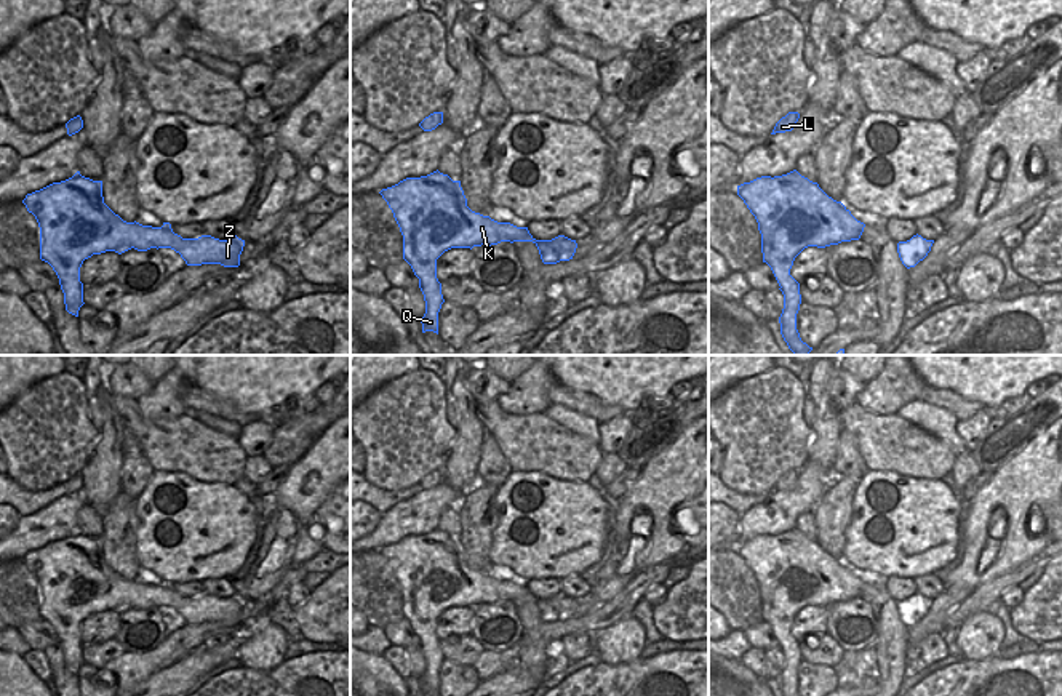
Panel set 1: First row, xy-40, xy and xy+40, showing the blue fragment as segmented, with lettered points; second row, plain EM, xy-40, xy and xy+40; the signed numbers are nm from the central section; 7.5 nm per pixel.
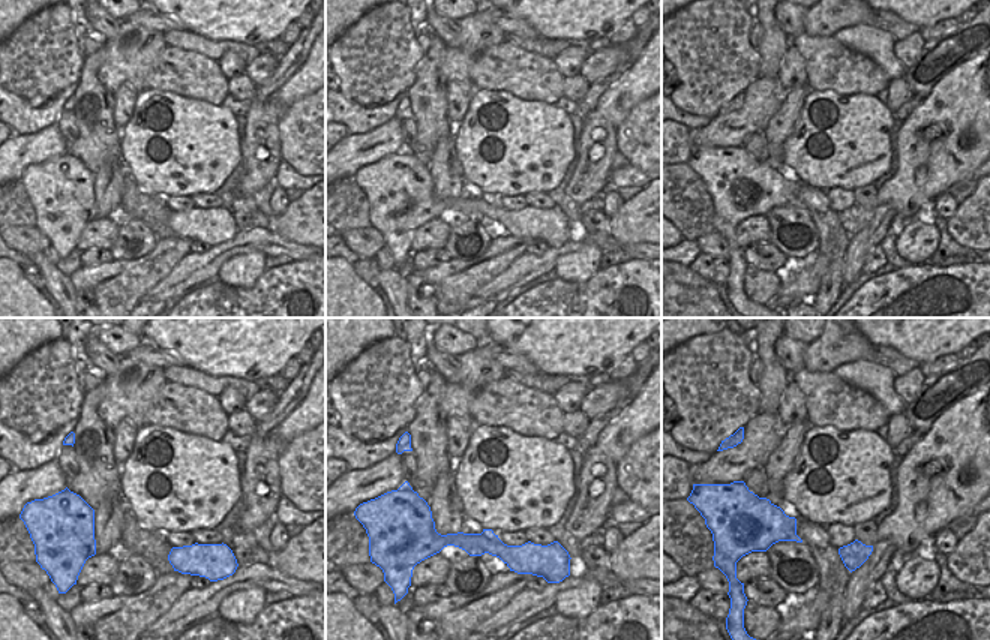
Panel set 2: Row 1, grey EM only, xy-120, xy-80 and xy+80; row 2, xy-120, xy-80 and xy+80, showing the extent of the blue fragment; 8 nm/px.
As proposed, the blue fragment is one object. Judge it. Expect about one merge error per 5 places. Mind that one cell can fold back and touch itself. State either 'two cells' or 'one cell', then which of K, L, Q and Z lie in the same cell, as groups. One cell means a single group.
one cell; groups K L Q Z

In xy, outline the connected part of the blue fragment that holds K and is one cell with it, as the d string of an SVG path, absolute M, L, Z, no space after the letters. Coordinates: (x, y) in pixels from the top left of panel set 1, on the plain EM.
M438 528L406 536L379 550L393 571L403 594L403 618L419 637L425 659L422 691L438 693L438 670L445 661L437 637L437 618L451 606L473 606L501 600L533 600L544 622L573 618L577 602L565 594L536 598L528 586L497 581L472 570L461 546Z

